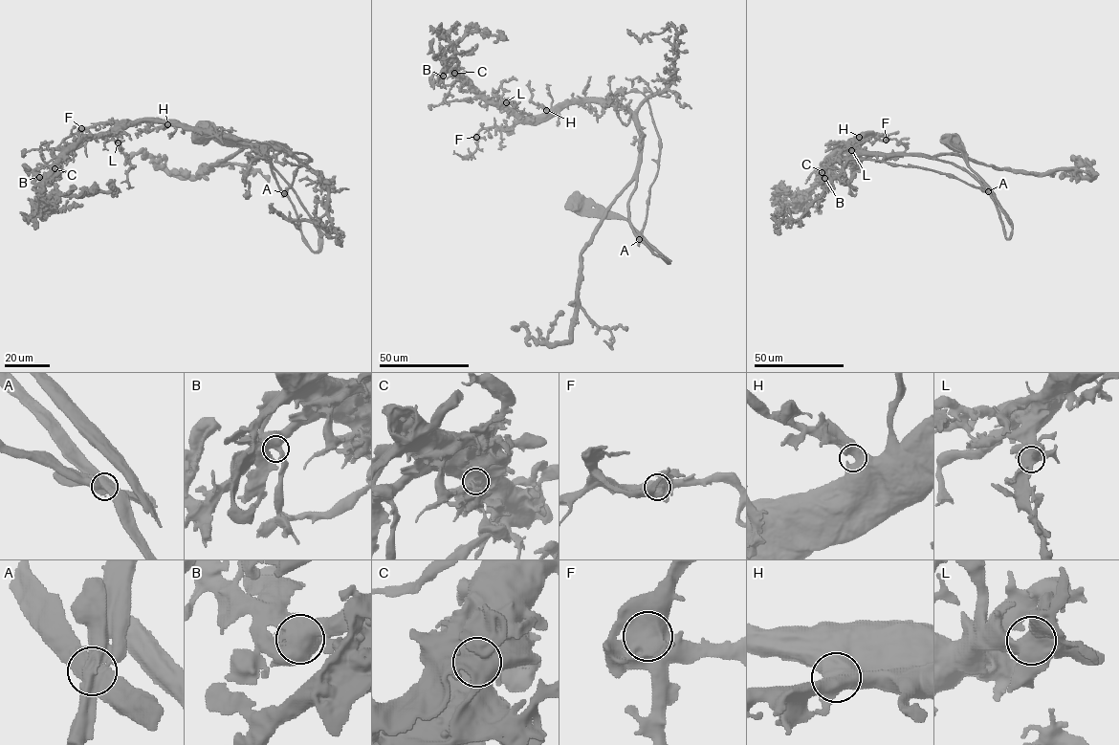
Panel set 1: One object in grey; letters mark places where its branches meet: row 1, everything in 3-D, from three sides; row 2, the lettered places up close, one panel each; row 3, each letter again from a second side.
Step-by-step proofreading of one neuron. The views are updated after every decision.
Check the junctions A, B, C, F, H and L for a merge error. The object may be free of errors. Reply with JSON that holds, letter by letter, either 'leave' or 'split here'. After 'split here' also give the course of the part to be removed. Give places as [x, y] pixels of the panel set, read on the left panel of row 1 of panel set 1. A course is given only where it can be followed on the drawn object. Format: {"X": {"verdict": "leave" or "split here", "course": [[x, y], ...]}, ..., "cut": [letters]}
{"A": {"verdict": "split here", "course": [[284, 193], [292, 185], [296, 169], [309, 158], [304, 153], [278, 150], [269, 143], [230, 139]]}, "B": {"verdict": "leave"}, "C": {"verdict": "leave"}, "F": {"verdict": "leave"}, "H": {"verdict": "leave"}, "L": {"verdict": "leave"}, "cut": ["A"]}

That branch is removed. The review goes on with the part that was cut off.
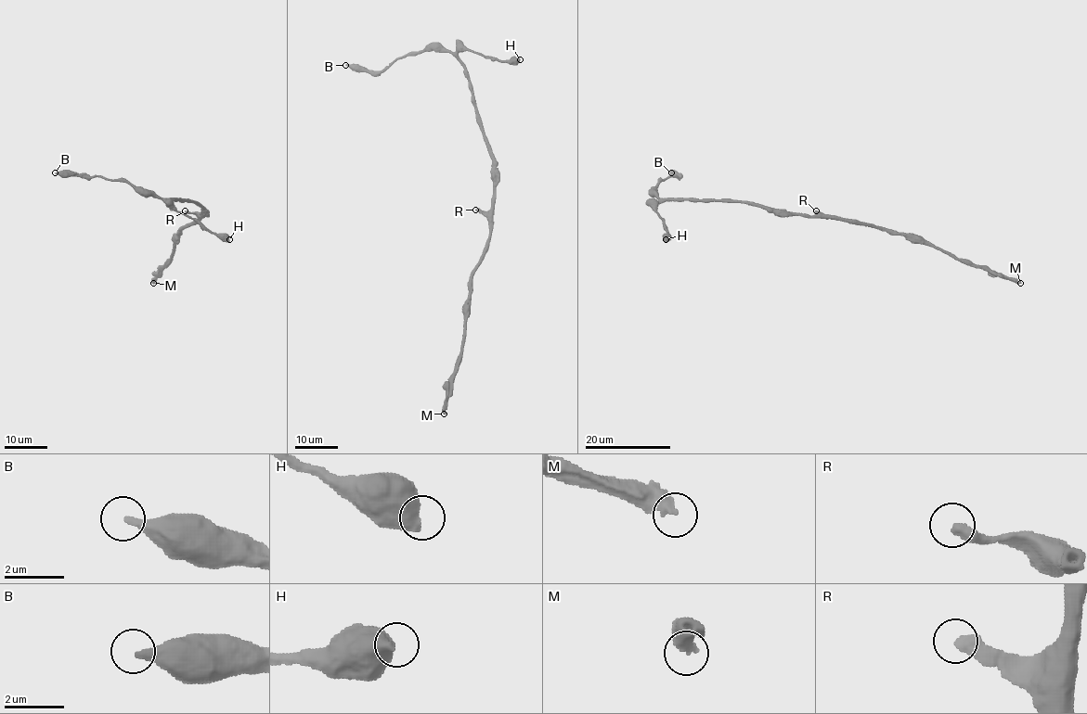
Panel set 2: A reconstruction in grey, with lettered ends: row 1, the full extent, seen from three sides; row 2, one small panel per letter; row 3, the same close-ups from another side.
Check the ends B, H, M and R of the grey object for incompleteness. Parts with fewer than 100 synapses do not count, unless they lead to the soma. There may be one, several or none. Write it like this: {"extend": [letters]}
{"extend": ["M"]}

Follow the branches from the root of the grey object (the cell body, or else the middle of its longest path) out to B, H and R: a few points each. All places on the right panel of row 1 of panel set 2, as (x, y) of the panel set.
B: (787, 213), (769, 210), (740, 201), (661, 200), (655, 186), (668, 177), (677, 177), (671, 172)
H: (787, 213), (769, 210), (740, 201), (663, 200), (658, 202), (655, 210), (666, 230), (666, 239)
R: (787, 213), (814, 216), (818, 213), (816, 210)

